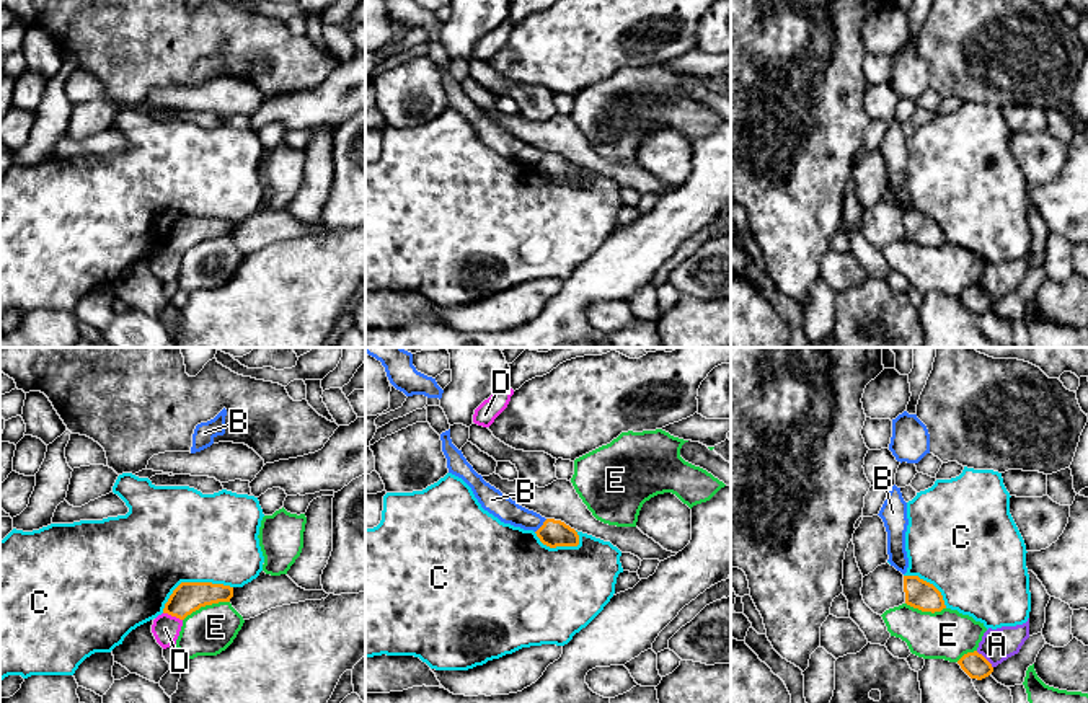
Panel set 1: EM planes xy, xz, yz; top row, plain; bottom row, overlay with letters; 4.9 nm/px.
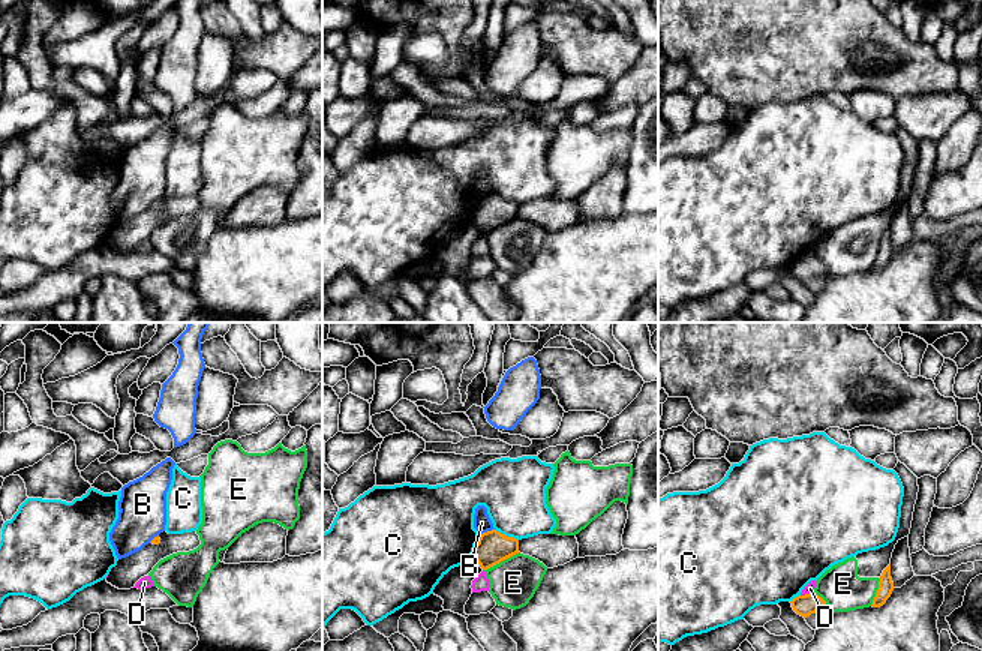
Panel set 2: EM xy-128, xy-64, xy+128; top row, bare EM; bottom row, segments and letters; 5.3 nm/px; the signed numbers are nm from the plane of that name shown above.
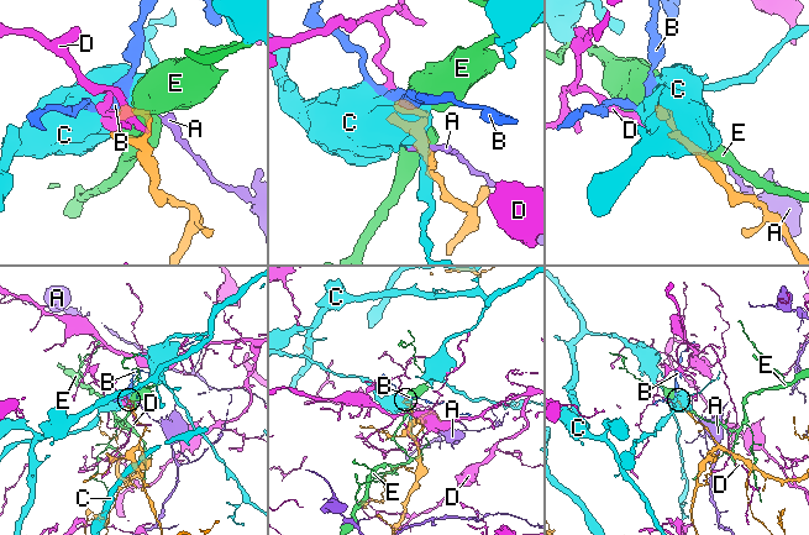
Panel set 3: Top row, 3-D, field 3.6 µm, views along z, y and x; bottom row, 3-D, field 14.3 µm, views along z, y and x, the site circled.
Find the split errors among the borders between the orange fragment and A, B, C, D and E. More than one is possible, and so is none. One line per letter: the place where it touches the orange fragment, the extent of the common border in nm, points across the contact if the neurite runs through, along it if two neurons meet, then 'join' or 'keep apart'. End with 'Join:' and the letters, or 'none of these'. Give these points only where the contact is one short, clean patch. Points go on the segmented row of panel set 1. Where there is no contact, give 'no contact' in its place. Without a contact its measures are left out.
A: meets orange in yz at (986, 659); contact 120 nm long; border along yz (976, 651), (992, 667); keep apart
B: meets orange in xz at (542, 526); contact 90 nm long; border along xz (547, 519), (535, 532); keep apart
C: meets orange in xy at (191, 583); contact 380 nm long; keep apart
D: meets orange in xy at (173, 615); contact 100 nm long; keep apart
E: meets orange in xy at (206, 604); contact 260 nm long; keep apart
Join: none of these

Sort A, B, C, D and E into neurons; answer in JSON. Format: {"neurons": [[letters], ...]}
{"neurons": [["A"], ["B"], ["C"], ["D"], ["E"]]}

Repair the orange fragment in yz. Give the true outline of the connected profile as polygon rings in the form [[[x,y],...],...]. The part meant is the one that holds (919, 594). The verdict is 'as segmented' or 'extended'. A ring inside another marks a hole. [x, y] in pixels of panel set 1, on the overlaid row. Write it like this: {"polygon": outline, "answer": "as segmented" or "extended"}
{"polygon": [[[904,576],[905,604],[922,612],[946,608],[941,592],[918,576]]], "answer": "as segmented"}

